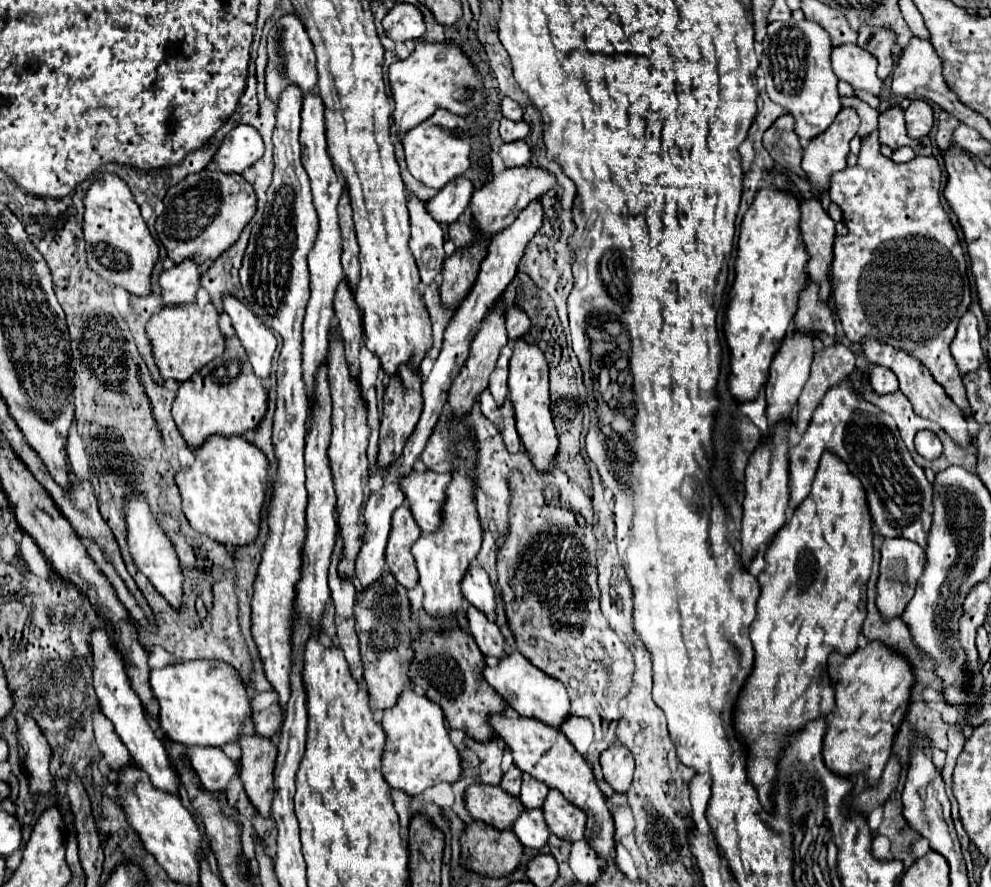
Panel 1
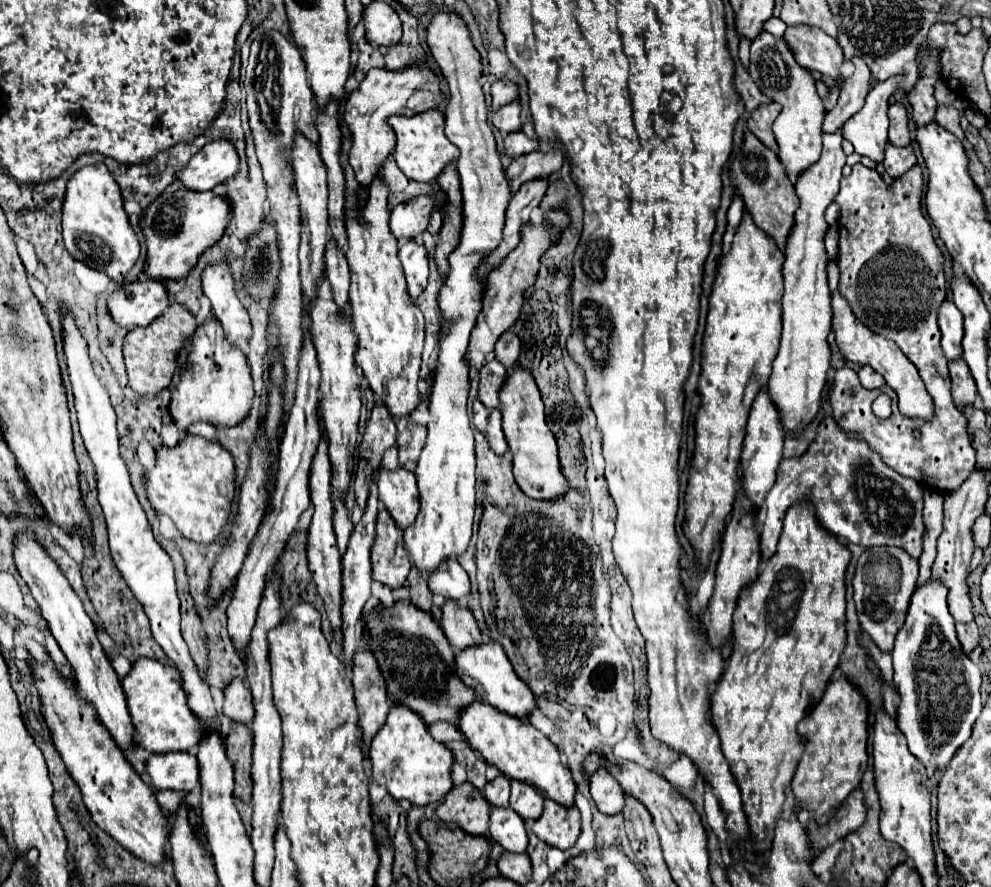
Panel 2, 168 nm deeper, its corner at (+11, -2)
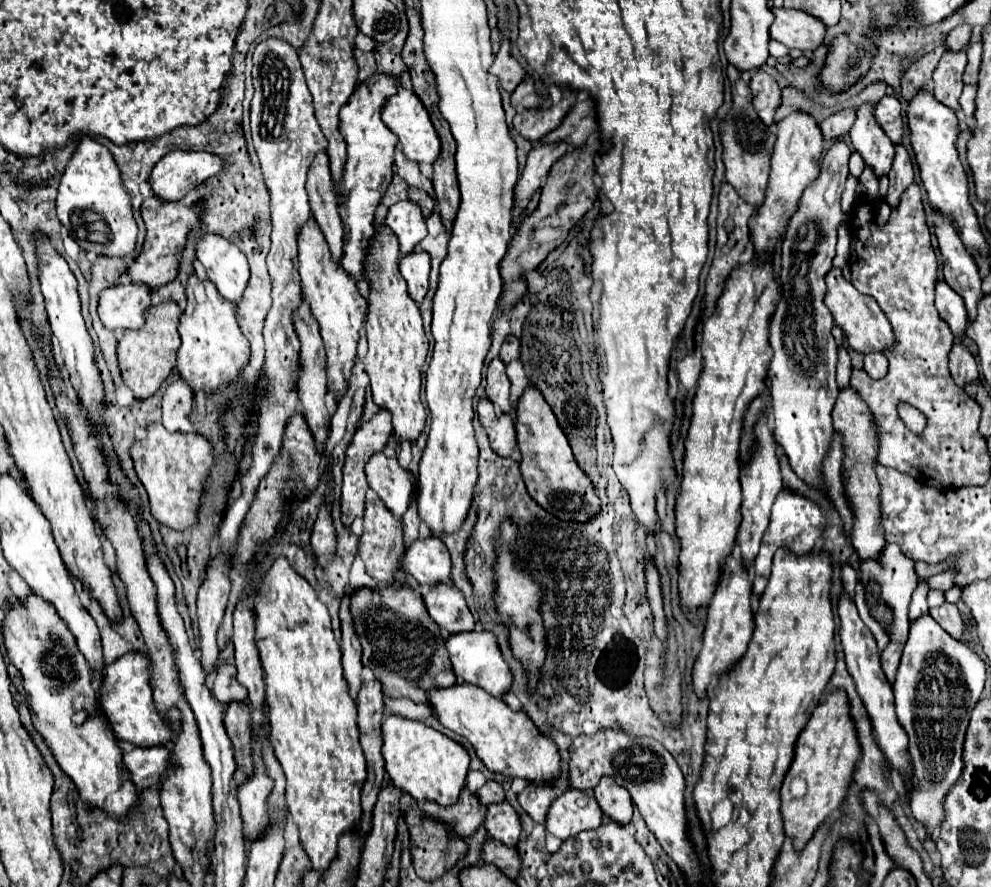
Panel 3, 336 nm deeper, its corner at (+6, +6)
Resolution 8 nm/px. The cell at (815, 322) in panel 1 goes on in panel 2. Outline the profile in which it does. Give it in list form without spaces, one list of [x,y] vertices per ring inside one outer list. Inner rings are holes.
[[[841,130],[835,134],[823,134],[821,160],[815,166],[807,168],[795,184],[799,208],[795,212],[793,230],[787,236],[783,262],[783,336],[767,384],[771,400],[779,410],[783,430],[793,432],[795,436],[799,436],[801,430],[815,420],[819,412],[821,392],[827,384],[827,370],[831,368],[831,350],[827,344],[827,336],[831,332],[831,294],[827,288],[825,272],[825,266],[829,262],[825,252],[825,234],[829,230],[829,224],[825,222],[825,210],[839,192],[841,170],[845,166],[845,152],[841,148],[841,142]]]

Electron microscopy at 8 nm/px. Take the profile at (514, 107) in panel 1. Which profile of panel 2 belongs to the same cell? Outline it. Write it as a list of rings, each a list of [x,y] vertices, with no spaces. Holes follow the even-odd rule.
[[[495,80],[491,86],[491,96],[493,96],[493,108],[499,110],[501,106],[505,106],[517,98],[517,84],[507,82],[507,80]]]

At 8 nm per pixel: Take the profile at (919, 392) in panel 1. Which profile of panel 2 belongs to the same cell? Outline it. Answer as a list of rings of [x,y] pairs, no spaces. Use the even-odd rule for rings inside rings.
[[[835,292],[831,296],[831,306],[833,306],[833,332],[835,332],[835,340],[839,340],[839,350],[845,356],[845,360],[855,362],[855,364],[867,364],[871,368],[875,368],[879,374],[883,374],[883,378],[887,380],[887,384],[897,392],[899,396],[899,410],[905,416],[917,416],[917,418],[931,418],[933,416],[933,400],[927,394],[923,380],[917,374],[917,368],[911,360],[907,360],[907,356],[895,346],[895,342],[871,332],[867,326],[863,326],[863,322],[859,322],[851,310],[851,306],[847,304],[847,300]]]

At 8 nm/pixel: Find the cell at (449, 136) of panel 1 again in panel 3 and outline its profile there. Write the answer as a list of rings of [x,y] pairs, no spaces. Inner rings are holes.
[[[398,88],[398,92],[394,94],[394,98],[388,98],[388,102],[382,108],[382,120],[386,122],[388,128],[392,128],[402,144],[404,154],[414,160],[414,162],[426,162],[426,164],[434,164],[440,156],[440,136],[436,132],[436,128],[432,126],[430,114],[426,110],[426,106],[420,102],[420,98],[406,88]]]

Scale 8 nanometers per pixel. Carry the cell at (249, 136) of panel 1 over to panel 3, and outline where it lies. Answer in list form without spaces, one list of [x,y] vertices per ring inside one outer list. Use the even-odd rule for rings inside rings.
[[[168,152],[152,170],[150,184],[158,198],[162,200],[182,200],[188,190],[198,188],[208,178],[216,176],[224,168],[224,160],[212,152]]]

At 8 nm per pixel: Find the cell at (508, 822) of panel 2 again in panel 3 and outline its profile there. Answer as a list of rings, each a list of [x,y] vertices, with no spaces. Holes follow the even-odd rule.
[[[508,802],[490,804],[484,826],[486,826],[488,834],[492,838],[500,840],[502,844],[508,844],[508,846],[516,846],[518,844],[518,838],[520,838],[520,832],[522,832],[522,824],[520,824],[518,812]]]

